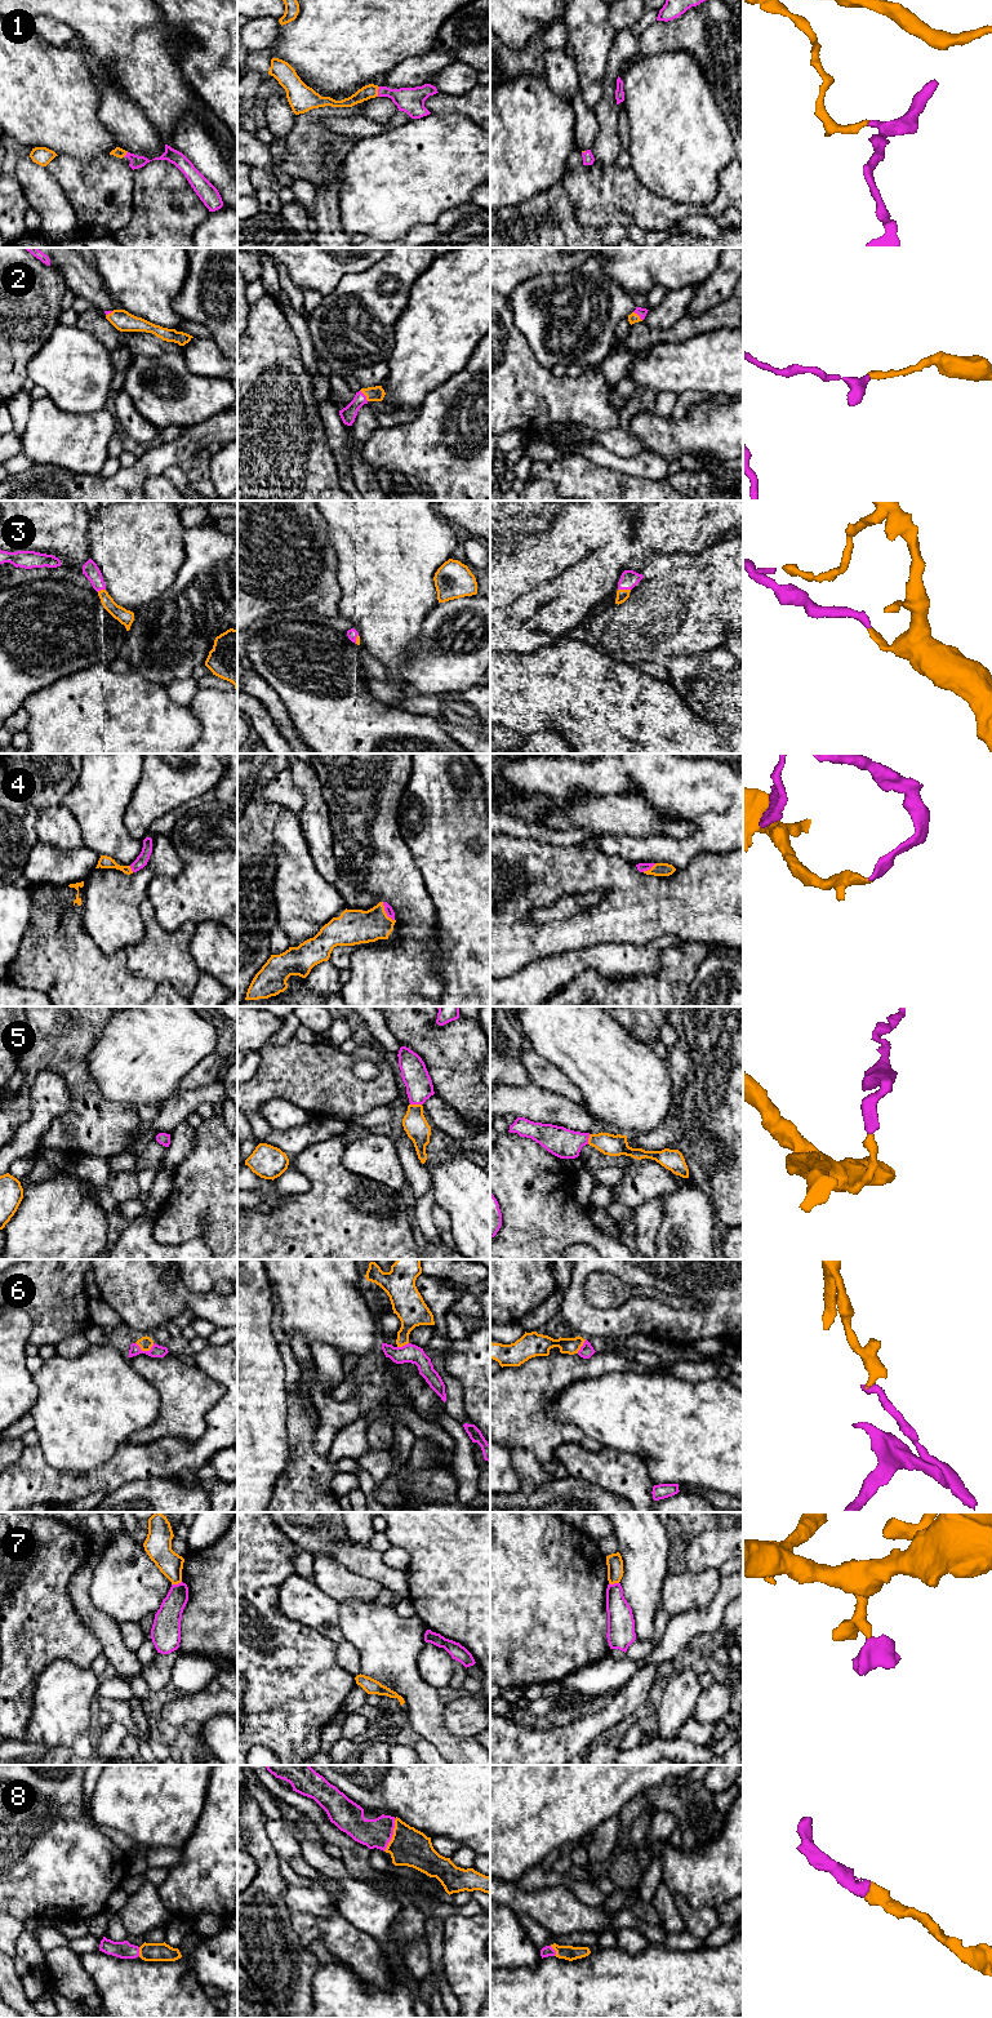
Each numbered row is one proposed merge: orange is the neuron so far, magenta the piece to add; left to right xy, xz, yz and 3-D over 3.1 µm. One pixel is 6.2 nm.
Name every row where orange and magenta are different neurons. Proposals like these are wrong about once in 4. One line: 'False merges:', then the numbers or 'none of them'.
False merges: 6, 7

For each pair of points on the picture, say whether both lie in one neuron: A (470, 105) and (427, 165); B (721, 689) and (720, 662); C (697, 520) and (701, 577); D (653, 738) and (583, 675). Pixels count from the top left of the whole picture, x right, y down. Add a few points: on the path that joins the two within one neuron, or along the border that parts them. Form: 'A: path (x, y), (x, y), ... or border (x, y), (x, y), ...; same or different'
A: border (434, 111), (461, 112), (476, 124); different
B: border (702, 656), (710, 665), (729, 670); different
C: border (725, 536), (694, 558); different
D: path (635, 729), (599, 693); same

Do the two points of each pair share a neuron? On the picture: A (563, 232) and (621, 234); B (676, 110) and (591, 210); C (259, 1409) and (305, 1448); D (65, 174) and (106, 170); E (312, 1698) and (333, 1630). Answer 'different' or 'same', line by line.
A: same
B: different
C: different
D: same
E: different

